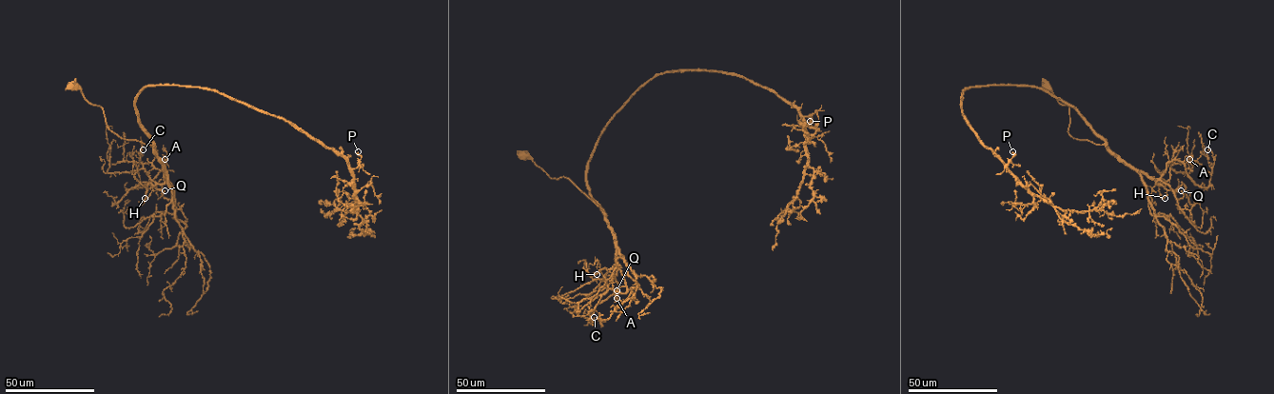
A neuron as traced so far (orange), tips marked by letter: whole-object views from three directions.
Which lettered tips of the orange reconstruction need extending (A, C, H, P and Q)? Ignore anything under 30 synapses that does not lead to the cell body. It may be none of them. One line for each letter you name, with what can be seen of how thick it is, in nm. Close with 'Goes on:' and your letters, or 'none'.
Goes on: none

